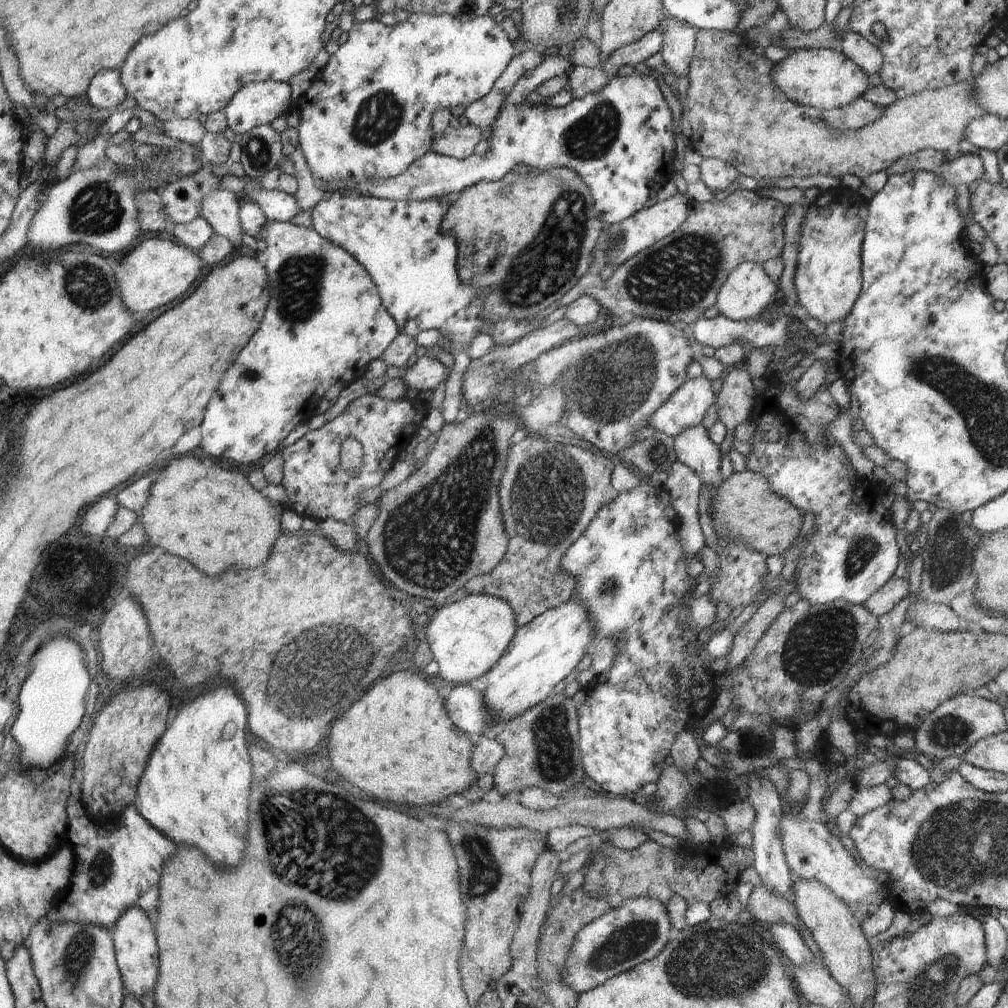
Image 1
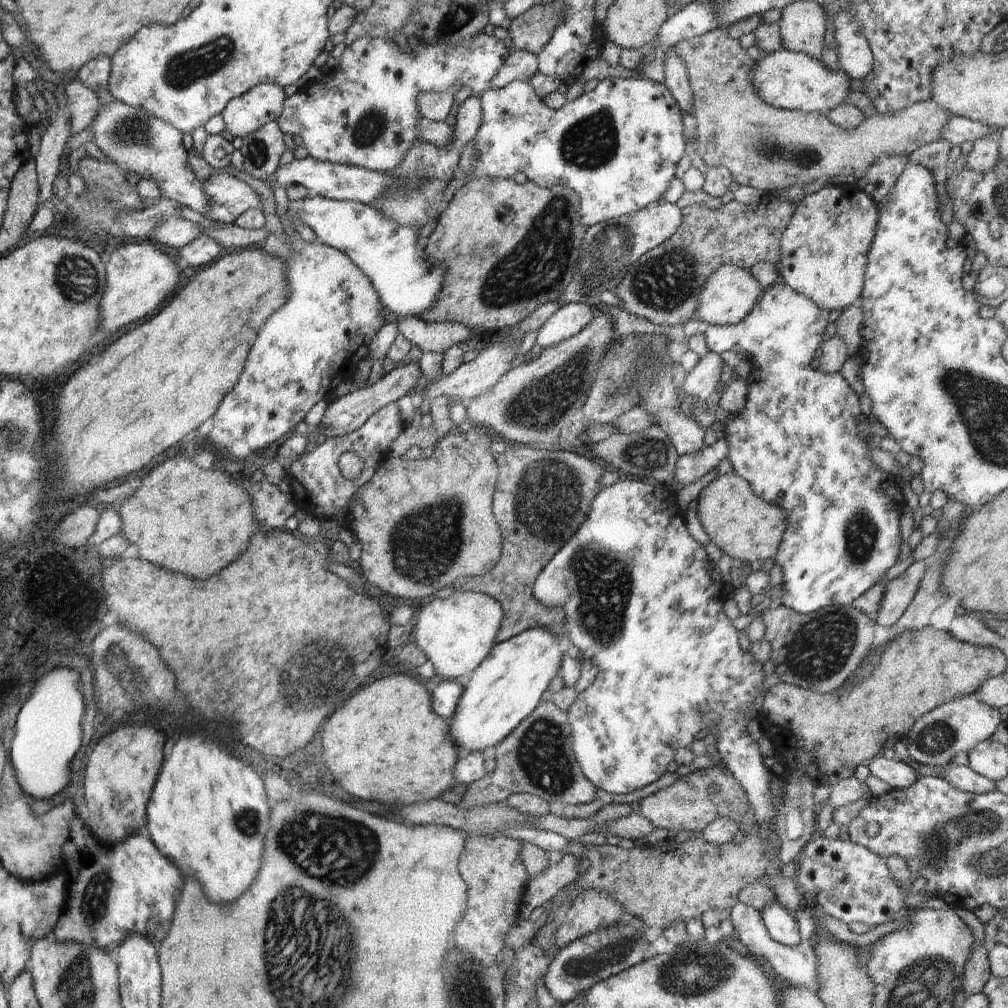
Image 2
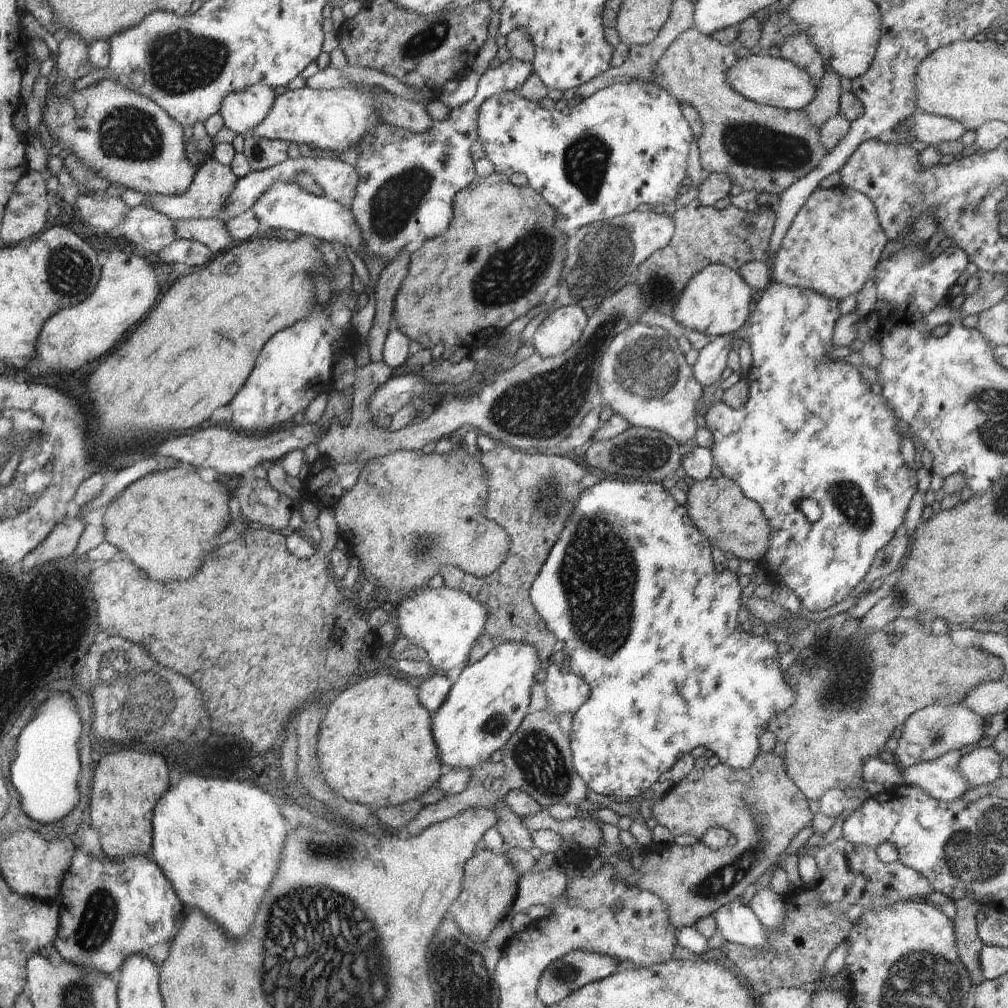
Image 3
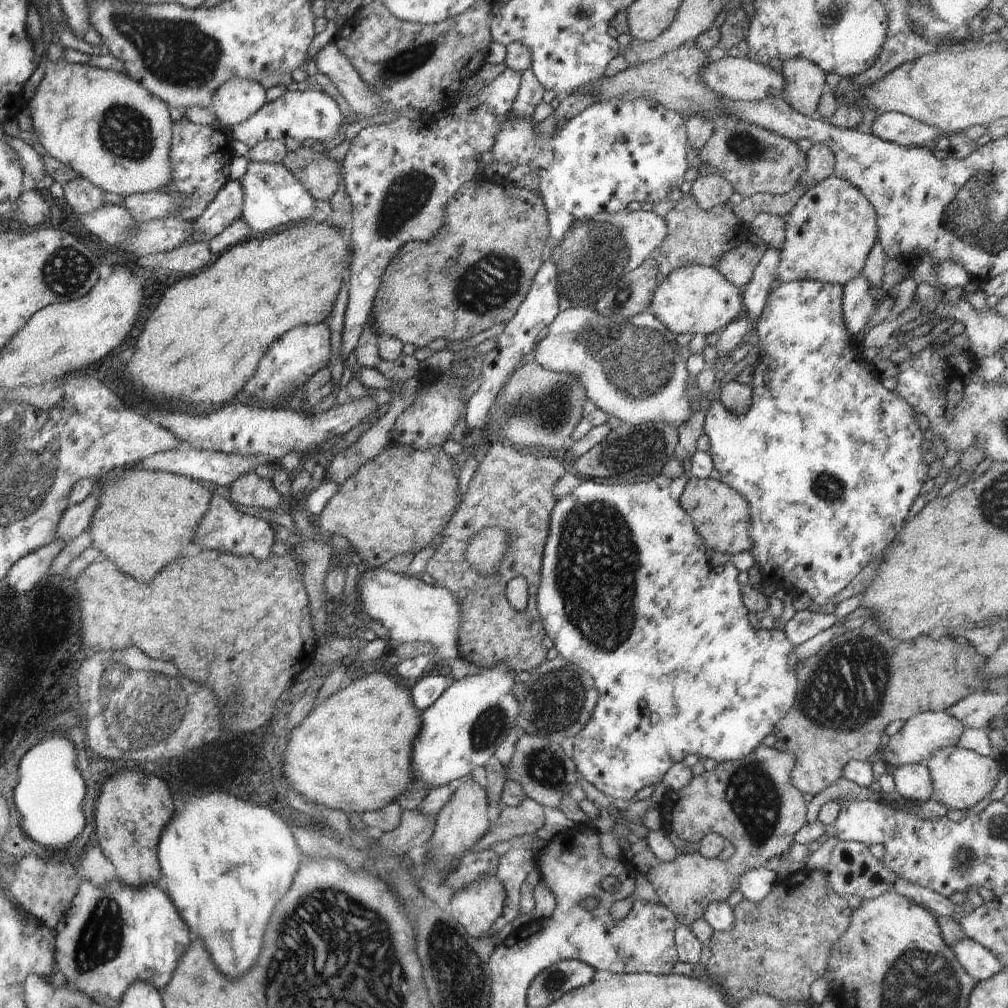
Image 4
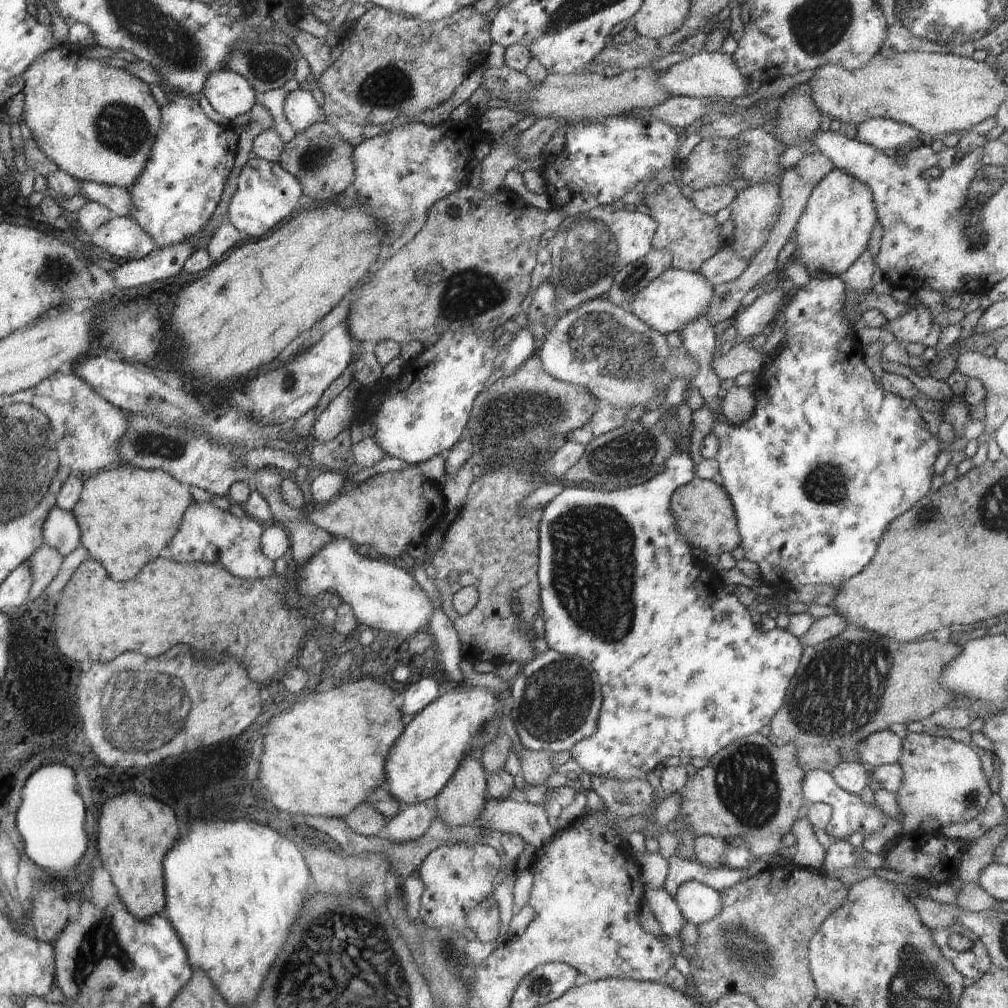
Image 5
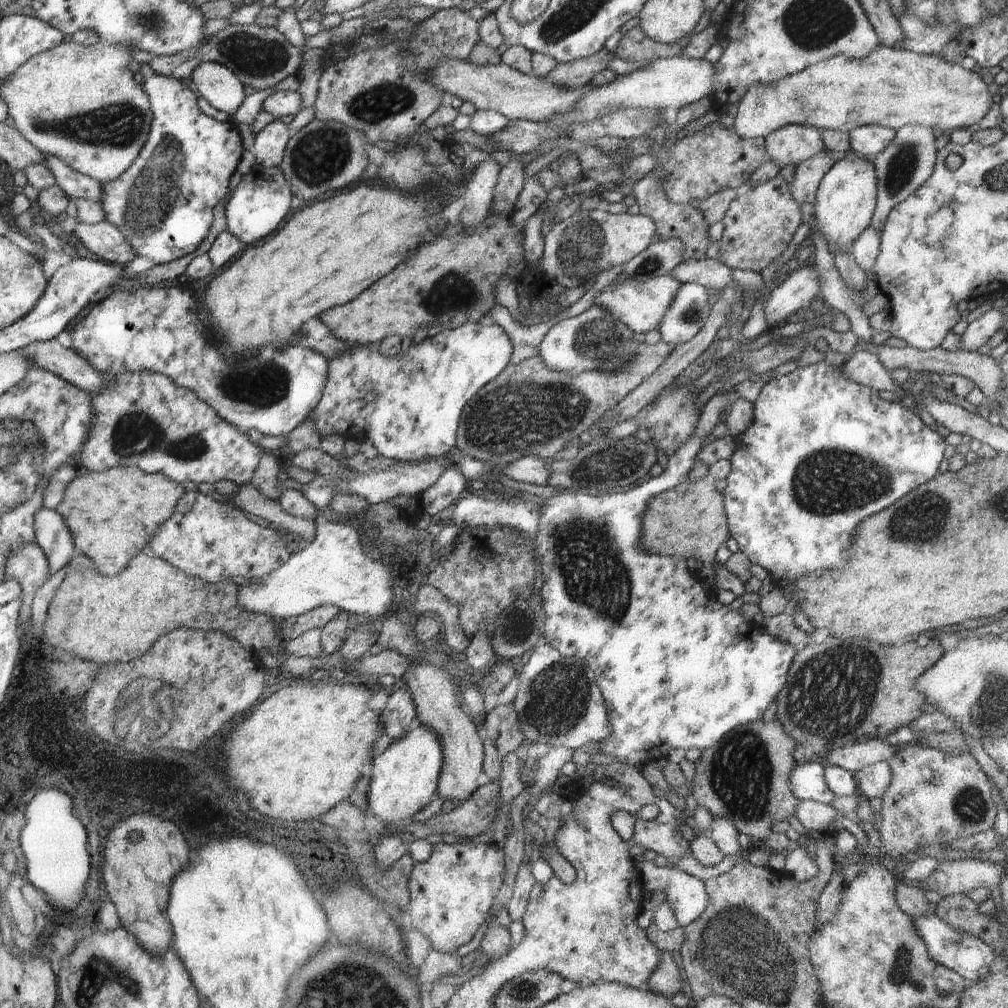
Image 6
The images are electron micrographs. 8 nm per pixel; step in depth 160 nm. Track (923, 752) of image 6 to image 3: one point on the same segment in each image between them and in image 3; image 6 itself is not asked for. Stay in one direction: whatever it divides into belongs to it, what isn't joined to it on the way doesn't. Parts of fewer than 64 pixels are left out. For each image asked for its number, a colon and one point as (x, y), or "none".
3: (981, 766)
4: (961, 778)
5: (943, 778)

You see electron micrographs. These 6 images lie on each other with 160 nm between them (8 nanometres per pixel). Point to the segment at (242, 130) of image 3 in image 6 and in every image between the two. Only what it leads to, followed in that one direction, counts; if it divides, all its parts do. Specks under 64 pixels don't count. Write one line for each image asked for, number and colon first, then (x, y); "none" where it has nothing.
4: (234, 102)
5: (230, 94)
6: (217, 84)

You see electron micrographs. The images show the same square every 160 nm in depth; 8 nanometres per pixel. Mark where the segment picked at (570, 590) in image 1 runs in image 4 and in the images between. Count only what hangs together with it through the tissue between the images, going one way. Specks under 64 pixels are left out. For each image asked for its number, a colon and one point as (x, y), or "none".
2: (541, 497)
3: (530, 496)
4: (512, 490)

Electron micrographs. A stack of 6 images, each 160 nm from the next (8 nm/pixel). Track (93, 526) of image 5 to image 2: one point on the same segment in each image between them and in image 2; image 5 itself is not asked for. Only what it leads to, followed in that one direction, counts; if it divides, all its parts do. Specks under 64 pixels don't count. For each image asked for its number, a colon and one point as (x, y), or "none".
2: (173, 519)
3: (164, 522)
4: (170, 506)

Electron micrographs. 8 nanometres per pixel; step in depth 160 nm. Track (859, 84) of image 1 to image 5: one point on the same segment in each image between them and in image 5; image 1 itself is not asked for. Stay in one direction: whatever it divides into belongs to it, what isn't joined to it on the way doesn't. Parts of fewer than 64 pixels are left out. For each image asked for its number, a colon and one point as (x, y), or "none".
2: (789, 80)
3: (775, 82)
4: (739, 78)
5: (714, 75)

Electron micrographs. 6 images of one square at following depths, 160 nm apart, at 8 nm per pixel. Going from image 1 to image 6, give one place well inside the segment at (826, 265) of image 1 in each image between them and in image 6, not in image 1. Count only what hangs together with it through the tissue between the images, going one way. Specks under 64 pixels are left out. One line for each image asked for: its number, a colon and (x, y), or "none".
2: (825, 247)
3: (835, 242)
4: (829, 234)
5: (834, 230)
6: (846, 198)

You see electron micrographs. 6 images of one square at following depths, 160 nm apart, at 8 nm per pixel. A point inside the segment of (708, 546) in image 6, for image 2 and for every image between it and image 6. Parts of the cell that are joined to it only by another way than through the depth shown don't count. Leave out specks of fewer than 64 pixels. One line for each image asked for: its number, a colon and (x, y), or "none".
2: (744, 526)
3: (731, 522)
4: (721, 516)
5: (704, 514)

